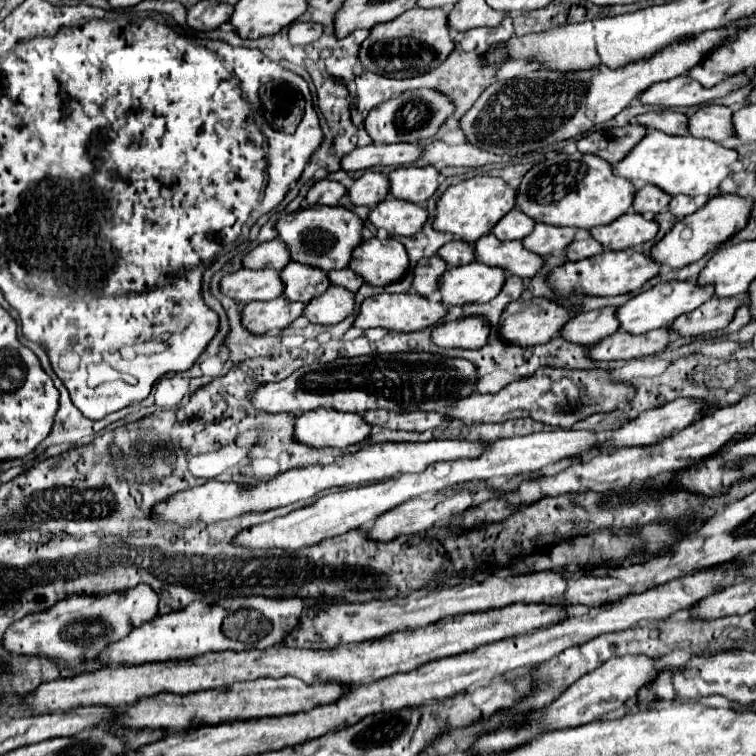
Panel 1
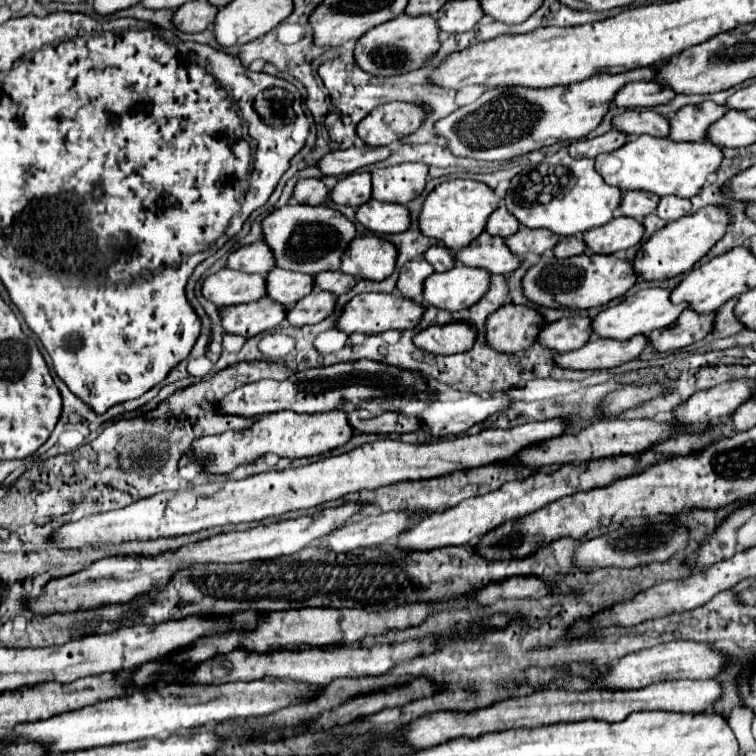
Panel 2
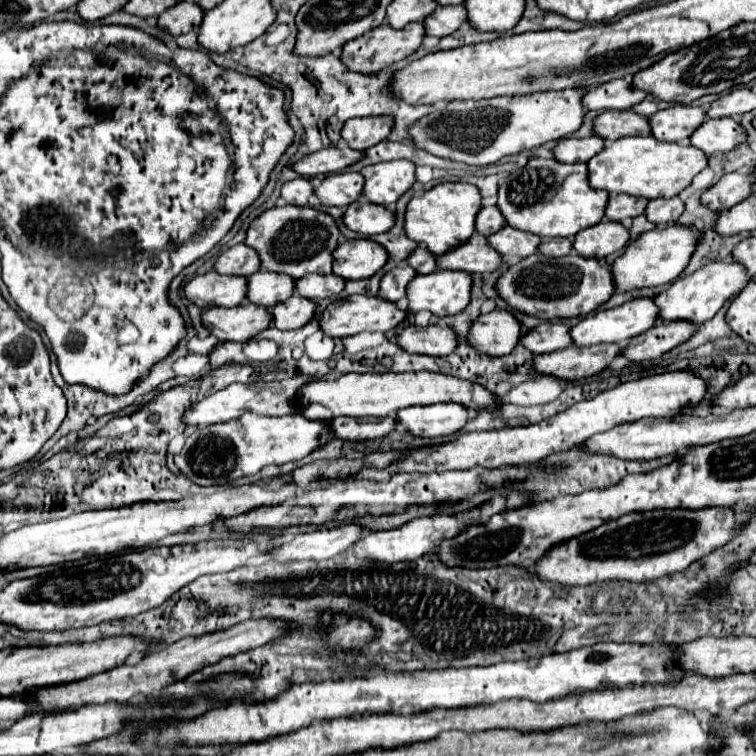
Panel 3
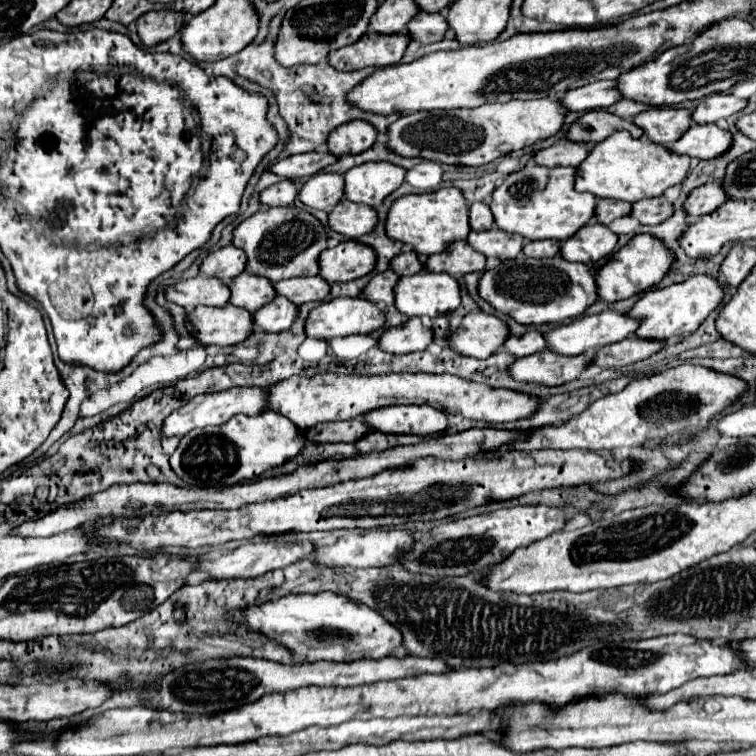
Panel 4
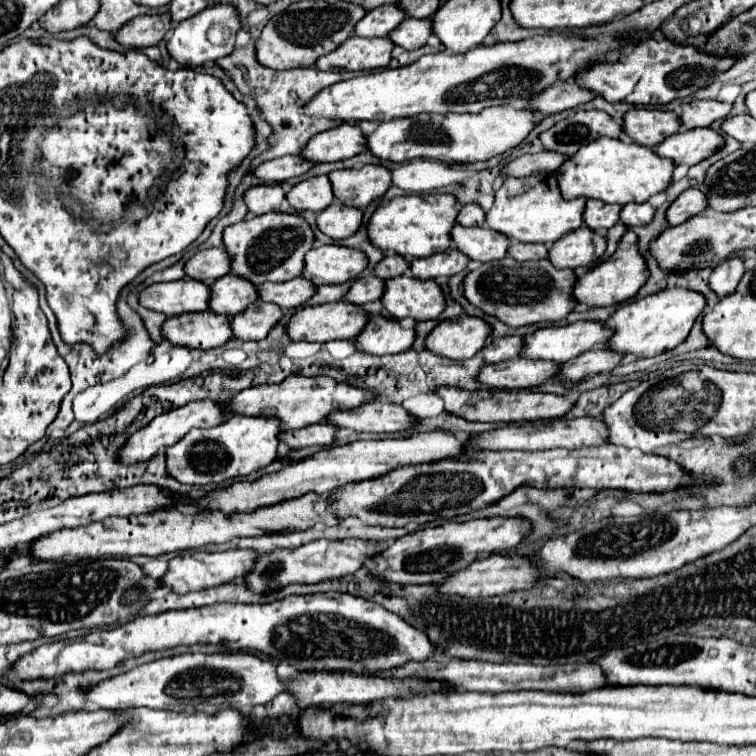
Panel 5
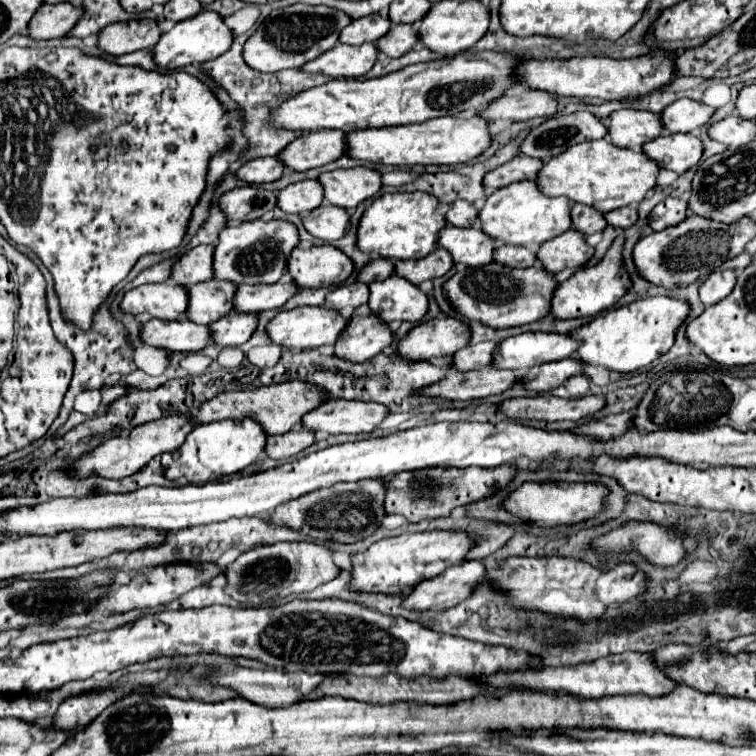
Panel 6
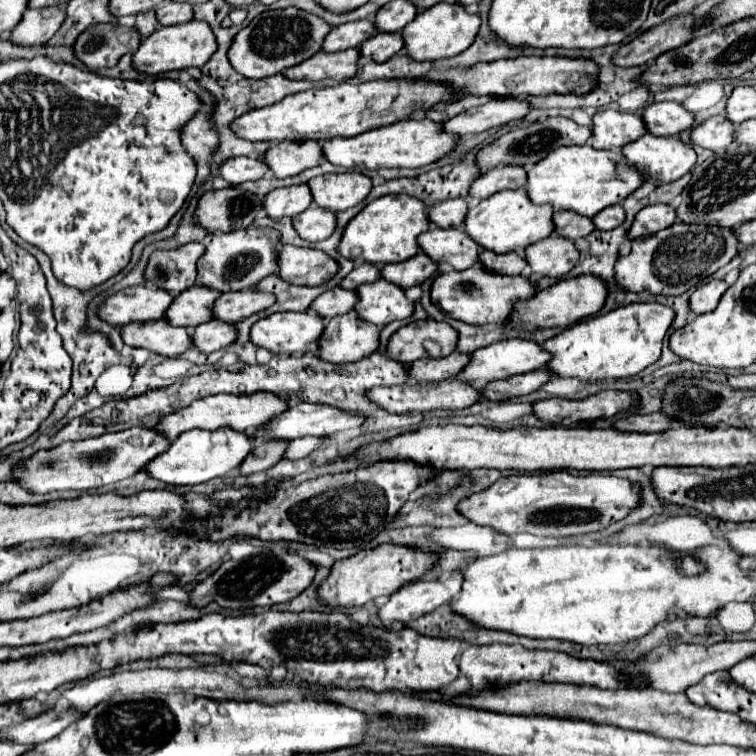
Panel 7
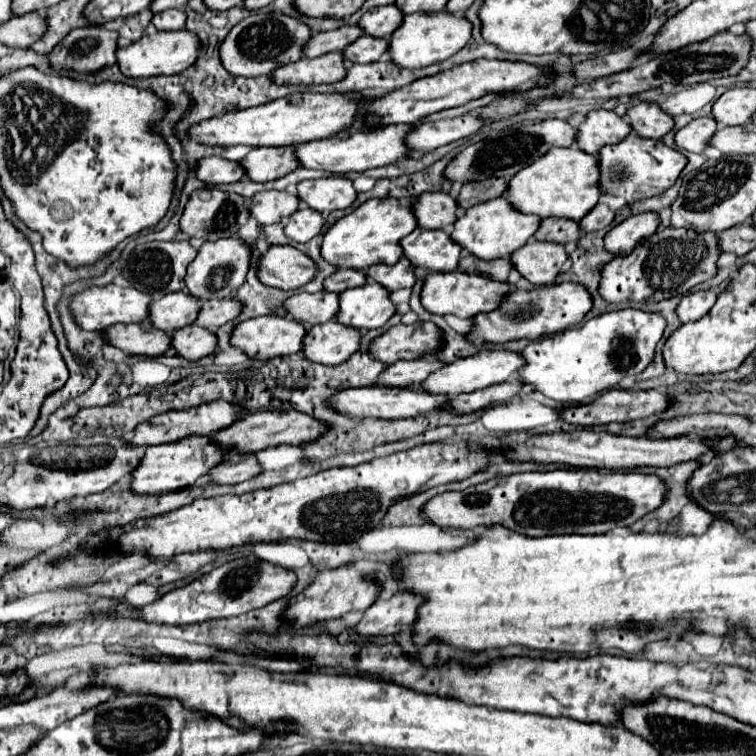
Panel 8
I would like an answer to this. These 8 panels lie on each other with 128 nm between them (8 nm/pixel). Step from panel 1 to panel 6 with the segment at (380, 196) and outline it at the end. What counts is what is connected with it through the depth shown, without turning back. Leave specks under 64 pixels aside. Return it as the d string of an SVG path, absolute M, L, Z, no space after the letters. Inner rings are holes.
M304 180L298 184L290 184L278 196L278 208L290 214L310 212L318 208L322 202L324 202L324 188L320 180Z

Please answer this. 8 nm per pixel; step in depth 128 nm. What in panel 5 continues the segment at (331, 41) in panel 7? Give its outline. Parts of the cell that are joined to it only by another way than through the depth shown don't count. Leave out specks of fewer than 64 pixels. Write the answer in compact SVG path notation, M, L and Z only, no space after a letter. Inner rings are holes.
M382 4L374 10L368 12L358 24L356 24L356 34L364 38L374 38L374 36L388 36L402 20L406 18L406 12L396 4Z

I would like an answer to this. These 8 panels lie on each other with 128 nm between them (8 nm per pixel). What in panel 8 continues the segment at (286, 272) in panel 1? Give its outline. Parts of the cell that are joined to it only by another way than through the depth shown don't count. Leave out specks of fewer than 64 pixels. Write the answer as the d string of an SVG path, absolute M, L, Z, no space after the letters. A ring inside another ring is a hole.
M188 292L166 294L150 304L150 320L156 328L172 334L178 328L194 324L200 312L200 300Z

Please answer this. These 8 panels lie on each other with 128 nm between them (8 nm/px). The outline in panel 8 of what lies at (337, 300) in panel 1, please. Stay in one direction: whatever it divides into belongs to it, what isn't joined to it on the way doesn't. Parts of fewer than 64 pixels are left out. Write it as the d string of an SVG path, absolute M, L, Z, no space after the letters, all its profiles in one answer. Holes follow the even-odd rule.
M190 324L172 334L172 346L178 350L180 356L196 362L204 356L210 356L218 348L218 336L208 328Z

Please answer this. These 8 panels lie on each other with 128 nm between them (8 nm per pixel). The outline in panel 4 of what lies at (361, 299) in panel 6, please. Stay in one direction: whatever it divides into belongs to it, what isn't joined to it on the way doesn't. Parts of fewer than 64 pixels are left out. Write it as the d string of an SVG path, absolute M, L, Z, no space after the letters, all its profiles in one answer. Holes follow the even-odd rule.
M386 270L382 274L374 274L370 284L366 286L366 298L372 302L384 302L386 306L394 304L394 286L400 276L394 270Z

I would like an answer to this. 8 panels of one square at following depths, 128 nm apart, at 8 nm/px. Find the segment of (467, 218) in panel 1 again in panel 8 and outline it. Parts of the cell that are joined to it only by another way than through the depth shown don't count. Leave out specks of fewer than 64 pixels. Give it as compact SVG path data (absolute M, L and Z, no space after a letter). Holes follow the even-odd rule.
M374 198L358 206L352 214L340 218L322 240L322 256L338 268L368 270L374 264L396 264L402 258L400 240L416 230L418 222L412 206L404 206L398 198Z

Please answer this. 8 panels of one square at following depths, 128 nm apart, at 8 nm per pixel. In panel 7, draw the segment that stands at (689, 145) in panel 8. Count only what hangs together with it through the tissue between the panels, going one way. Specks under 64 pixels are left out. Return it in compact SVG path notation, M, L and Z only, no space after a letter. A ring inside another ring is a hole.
M712 116L692 130L692 142L702 148L720 152L734 142L734 134L736 126L726 116Z

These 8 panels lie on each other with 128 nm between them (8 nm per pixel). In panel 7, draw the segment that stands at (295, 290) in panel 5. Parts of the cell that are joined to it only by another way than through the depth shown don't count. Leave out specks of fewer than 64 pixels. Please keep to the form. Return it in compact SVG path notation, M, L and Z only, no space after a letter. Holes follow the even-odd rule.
M246 288L242 292L224 292L214 304L214 318L236 324L256 312L270 308L276 302L276 296L270 292L260 292L256 288Z

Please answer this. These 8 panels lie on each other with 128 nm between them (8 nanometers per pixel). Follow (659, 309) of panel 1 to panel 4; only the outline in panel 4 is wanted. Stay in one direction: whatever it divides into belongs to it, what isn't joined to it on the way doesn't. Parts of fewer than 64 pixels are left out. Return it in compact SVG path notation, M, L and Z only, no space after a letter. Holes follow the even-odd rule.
M606 310L606 312L594 314L594 316L584 316L584 318L570 322L570 324L558 326L558 328L546 332L544 336L548 340L548 350L564 354L564 356L576 356L576 354L594 354L608 344L614 344L614 342L628 338L636 330L638 330L638 318L632 318L632 316L616 312L616 310Z

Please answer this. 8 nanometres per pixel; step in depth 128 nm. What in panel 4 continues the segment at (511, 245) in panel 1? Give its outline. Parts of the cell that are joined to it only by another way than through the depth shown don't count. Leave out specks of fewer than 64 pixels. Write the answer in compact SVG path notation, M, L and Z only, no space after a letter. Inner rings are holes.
M466 240L450 244L446 252L434 254L426 260L426 270L430 272L448 272L456 278L468 272L484 272L486 270L486 256L476 252Z

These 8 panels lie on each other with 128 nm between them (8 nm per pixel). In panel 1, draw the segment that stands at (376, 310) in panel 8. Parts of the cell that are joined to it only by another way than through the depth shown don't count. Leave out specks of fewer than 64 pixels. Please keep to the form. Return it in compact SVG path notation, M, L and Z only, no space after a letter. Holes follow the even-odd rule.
M470 262L450 268L442 276L440 294L448 306L484 304L498 296L506 284L506 272L502 268L486 266L482 262Z

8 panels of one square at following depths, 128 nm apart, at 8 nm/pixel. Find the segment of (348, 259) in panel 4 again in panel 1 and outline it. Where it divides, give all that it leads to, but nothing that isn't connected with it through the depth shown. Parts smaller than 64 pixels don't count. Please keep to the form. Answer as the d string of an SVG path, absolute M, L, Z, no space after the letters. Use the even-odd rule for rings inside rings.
M370 238L356 248L350 268L372 286L388 286L406 274L408 264L406 248L398 240Z

